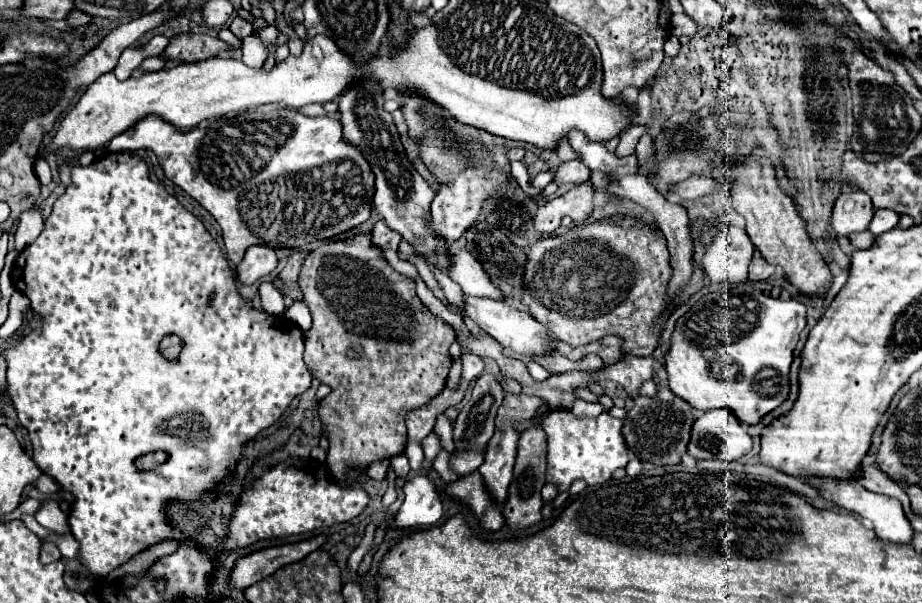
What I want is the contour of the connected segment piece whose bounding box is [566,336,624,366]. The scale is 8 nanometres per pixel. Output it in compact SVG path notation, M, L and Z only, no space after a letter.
M604 336L598 342L590 342L590 344L584 344L580 348L570 350L566 356L572 358L572 360L580 360L586 354L598 354L602 358L604 366L612 366L612 364L616 364L624 356L622 340L616 338L616 336Z

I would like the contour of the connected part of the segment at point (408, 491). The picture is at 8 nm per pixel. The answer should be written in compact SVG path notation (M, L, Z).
M418 474L404 486L406 500L396 514L396 526L420 528L434 526L442 518L442 496L436 484L426 476Z

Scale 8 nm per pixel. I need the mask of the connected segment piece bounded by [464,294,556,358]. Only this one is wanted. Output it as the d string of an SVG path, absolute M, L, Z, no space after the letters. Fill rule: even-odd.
M464 294L464 312L486 334L490 334L494 340L498 340L506 350L510 350L516 356L530 358L532 354L544 354L544 352L556 348L556 342L552 340L550 332L540 322L536 322L528 312L512 308L506 302L498 302L498 300L492 300L492 298L476 298L476 296Z

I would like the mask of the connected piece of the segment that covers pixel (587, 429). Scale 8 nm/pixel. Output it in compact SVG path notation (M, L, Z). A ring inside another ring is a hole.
M552 410L544 420L542 428L548 434L548 468L546 482L558 484L560 492L568 490L570 484L578 478L586 480L586 484L596 486L614 474L614 470L624 468L628 464L626 442L622 438L623 421L602 412L596 418L576 418L570 410Z

